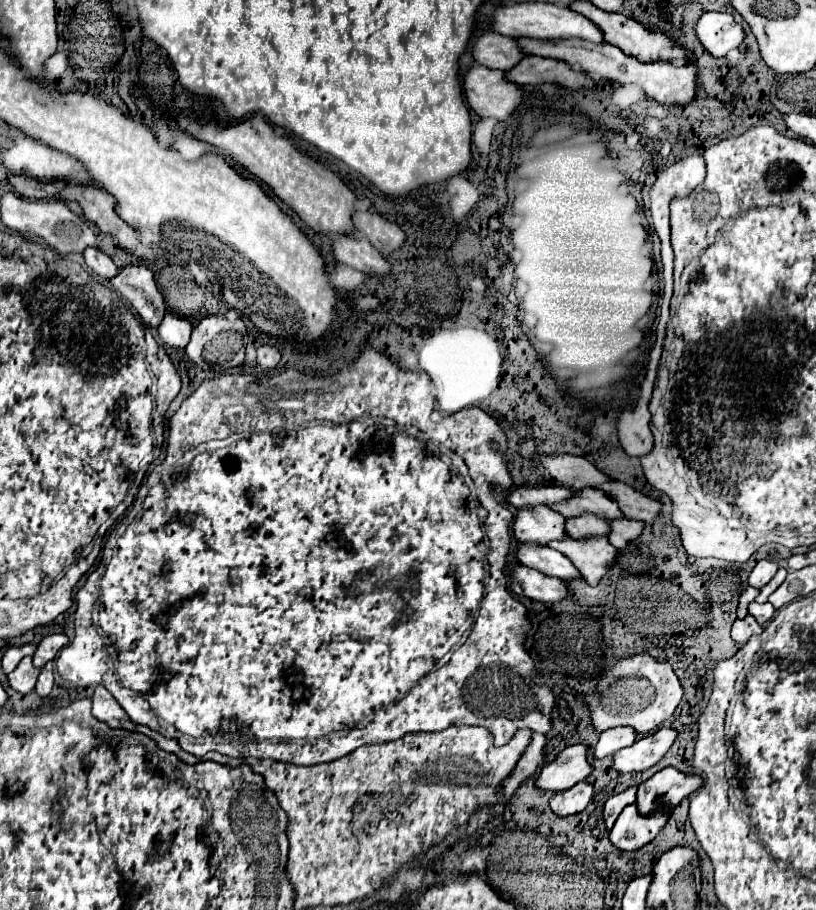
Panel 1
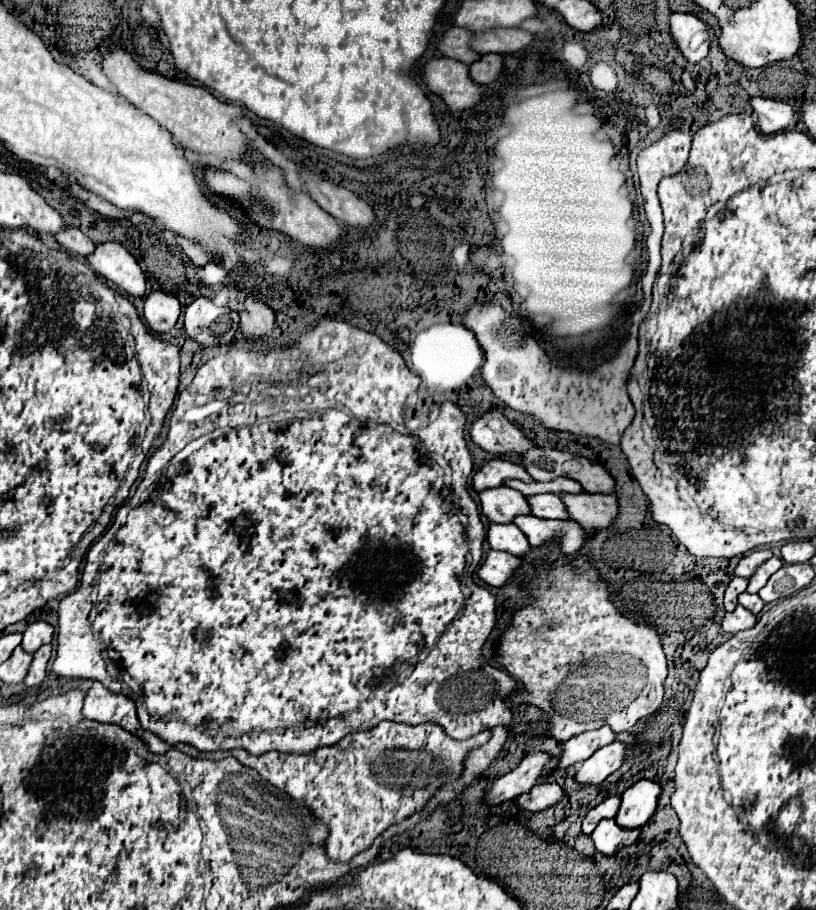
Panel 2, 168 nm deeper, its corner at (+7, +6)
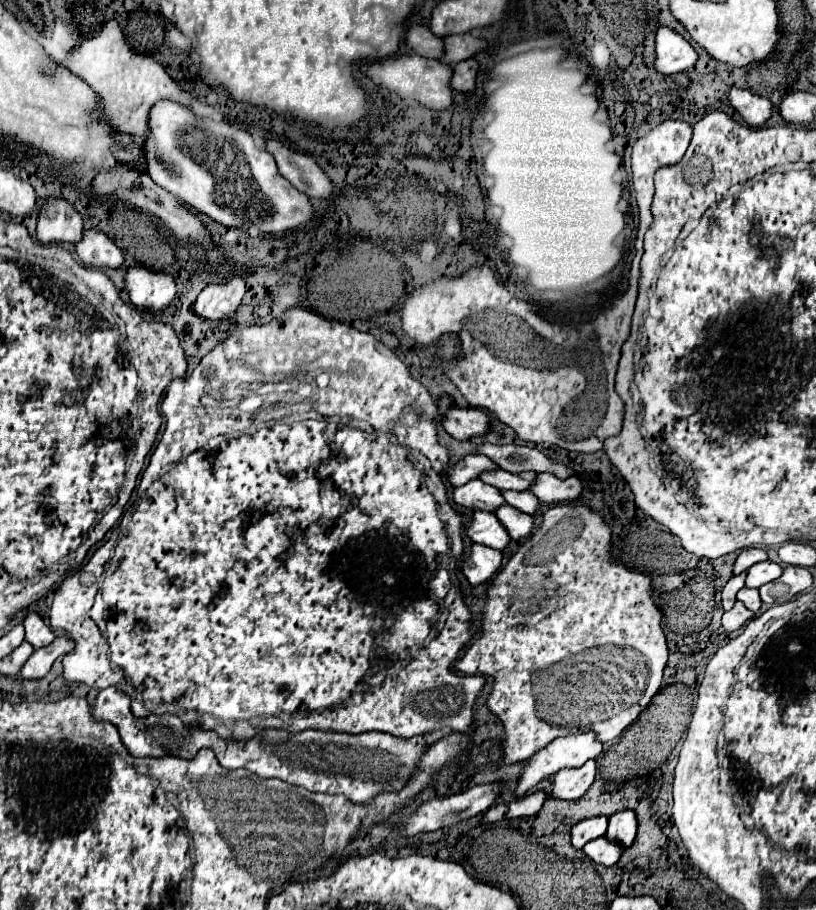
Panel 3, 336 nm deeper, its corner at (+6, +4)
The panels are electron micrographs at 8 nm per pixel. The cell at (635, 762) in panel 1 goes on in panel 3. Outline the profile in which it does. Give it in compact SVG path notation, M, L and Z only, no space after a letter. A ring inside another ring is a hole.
M589 760L581 768L561 770L555 774L551 796L561 800L577 800L591 788L591 784L595 782L595 774L597 774L597 760Z

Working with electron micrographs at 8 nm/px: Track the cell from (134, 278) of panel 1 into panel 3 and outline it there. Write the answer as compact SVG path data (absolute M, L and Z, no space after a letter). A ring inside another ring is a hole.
M91 228L91 230L85 230L83 234L83 240L79 244L75 244L75 250L77 250L77 256L83 260L83 264L87 266L95 266L95 268L111 268L111 270L117 270L125 264L125 258L123 258L123 252L115 246L115 242Z

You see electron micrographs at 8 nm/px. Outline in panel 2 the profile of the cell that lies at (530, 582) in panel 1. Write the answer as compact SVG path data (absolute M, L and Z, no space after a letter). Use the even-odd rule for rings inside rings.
M488 550L484 564L478 568L478 578L488 586L502 586L512 572L520 566L520 560L508 552Z

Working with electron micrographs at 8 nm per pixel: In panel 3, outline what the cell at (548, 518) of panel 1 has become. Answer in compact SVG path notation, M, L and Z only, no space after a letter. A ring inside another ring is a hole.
M481 480L467 482L461 488L453 490L453 502L471 508L471 510L483 510L483 512L495 512L505 504L505 498L501 490L495 486L489 486Z

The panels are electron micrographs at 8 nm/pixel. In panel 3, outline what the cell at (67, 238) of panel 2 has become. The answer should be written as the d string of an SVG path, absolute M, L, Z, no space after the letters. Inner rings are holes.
M51 198L39 210L37 238L41 244L77 244L83 238L83 220L67 200Z

